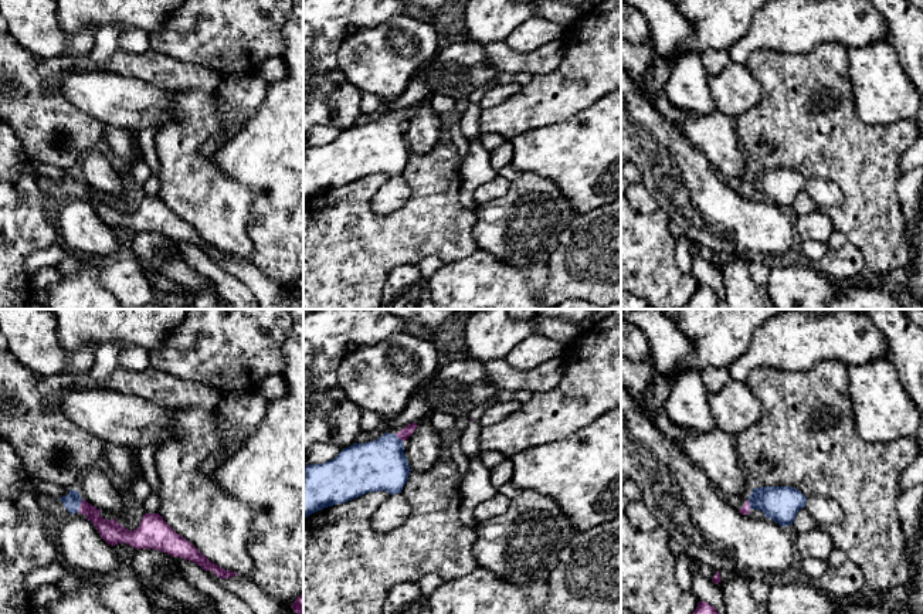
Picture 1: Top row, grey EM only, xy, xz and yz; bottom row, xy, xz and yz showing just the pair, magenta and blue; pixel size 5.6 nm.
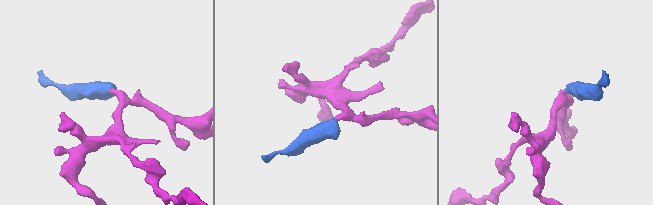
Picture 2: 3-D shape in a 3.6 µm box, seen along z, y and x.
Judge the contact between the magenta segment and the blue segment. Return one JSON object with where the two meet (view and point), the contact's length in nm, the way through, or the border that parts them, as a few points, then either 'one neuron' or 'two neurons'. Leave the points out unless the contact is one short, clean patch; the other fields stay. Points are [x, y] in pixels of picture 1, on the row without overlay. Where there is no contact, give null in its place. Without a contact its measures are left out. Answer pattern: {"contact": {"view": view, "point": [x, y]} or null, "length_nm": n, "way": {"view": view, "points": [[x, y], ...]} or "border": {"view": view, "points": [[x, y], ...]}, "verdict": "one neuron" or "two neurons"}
{"contact": {"view": "xy", "point": [80, 187]}, "length_nm": 80, "way": {"view": "xy", "points": [[112, 214], [80, 187], [71, 185]]}, "verdict": "one neuron"}

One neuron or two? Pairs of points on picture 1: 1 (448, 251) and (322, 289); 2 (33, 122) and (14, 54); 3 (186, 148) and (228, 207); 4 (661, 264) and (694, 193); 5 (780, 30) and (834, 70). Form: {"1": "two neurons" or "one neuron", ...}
{"1": "one neuron", "2": "one neuron", "3": "one neuron", "4": "two neurons", "5": "two neurons"}

